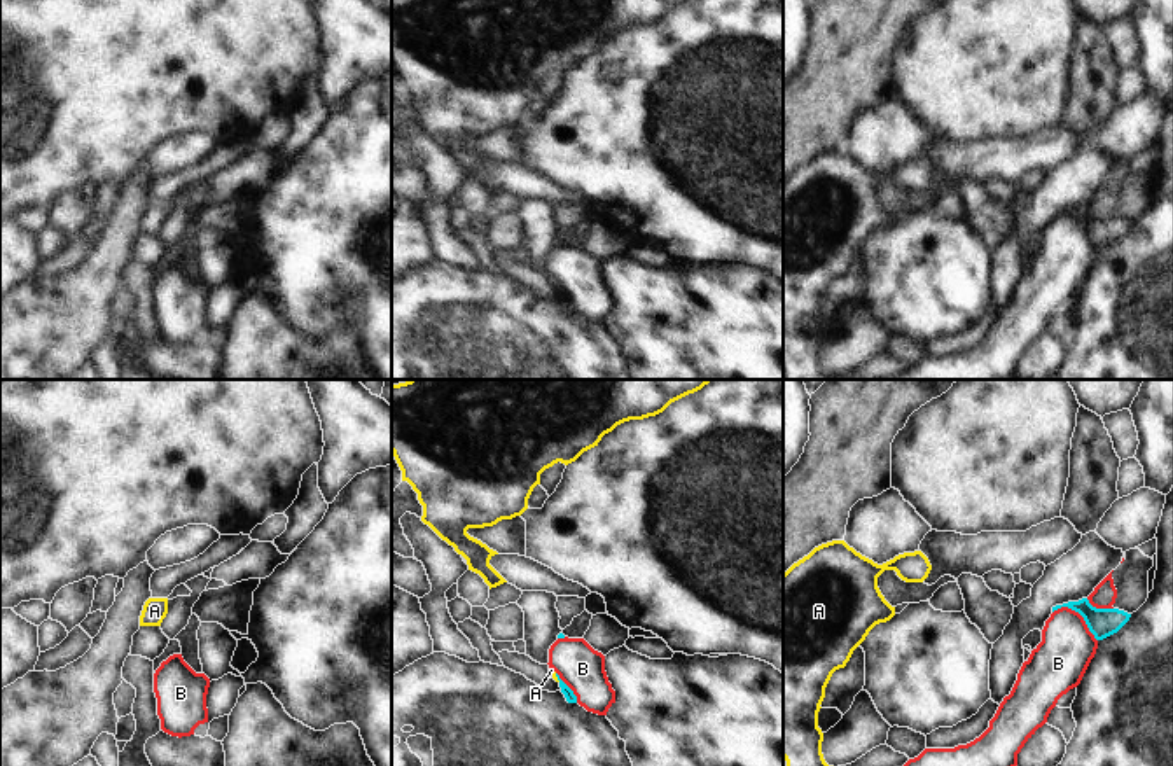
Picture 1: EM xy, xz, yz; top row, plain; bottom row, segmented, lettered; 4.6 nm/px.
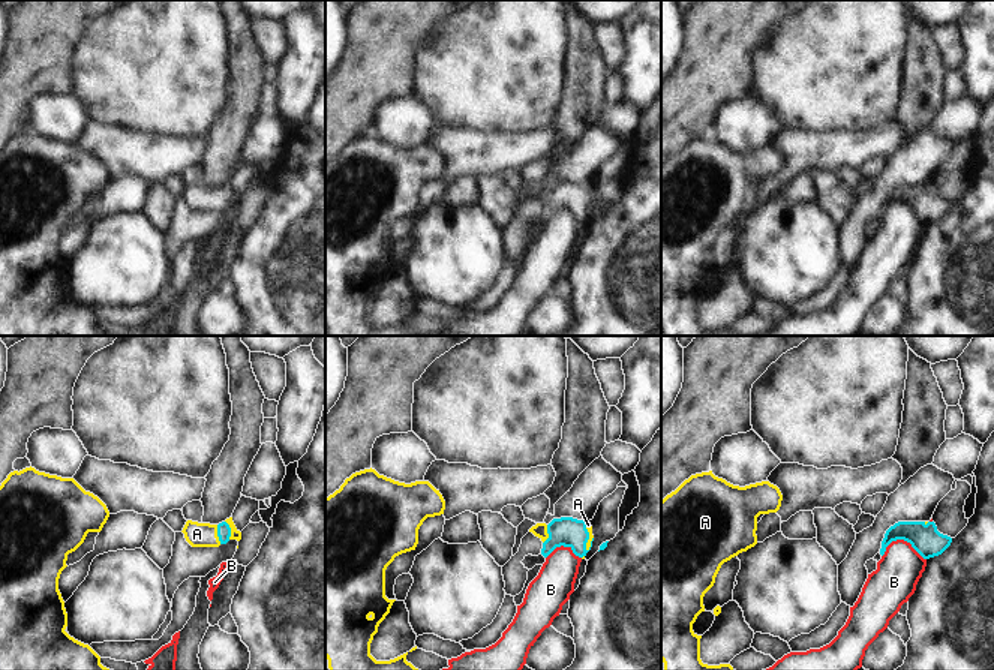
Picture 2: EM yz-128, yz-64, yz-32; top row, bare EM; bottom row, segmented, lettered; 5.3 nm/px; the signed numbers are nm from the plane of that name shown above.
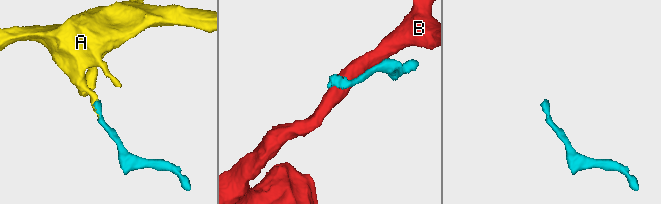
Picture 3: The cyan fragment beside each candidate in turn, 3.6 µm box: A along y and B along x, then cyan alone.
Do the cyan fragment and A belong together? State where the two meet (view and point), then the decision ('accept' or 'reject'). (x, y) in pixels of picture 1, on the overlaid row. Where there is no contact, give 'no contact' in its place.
contact xz (556, 675); accept

